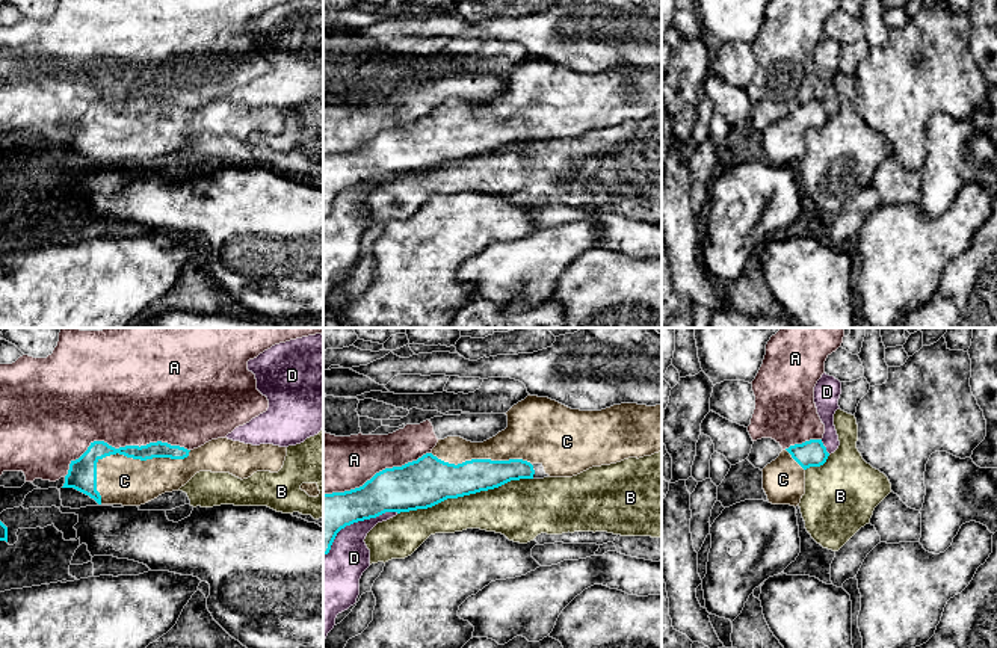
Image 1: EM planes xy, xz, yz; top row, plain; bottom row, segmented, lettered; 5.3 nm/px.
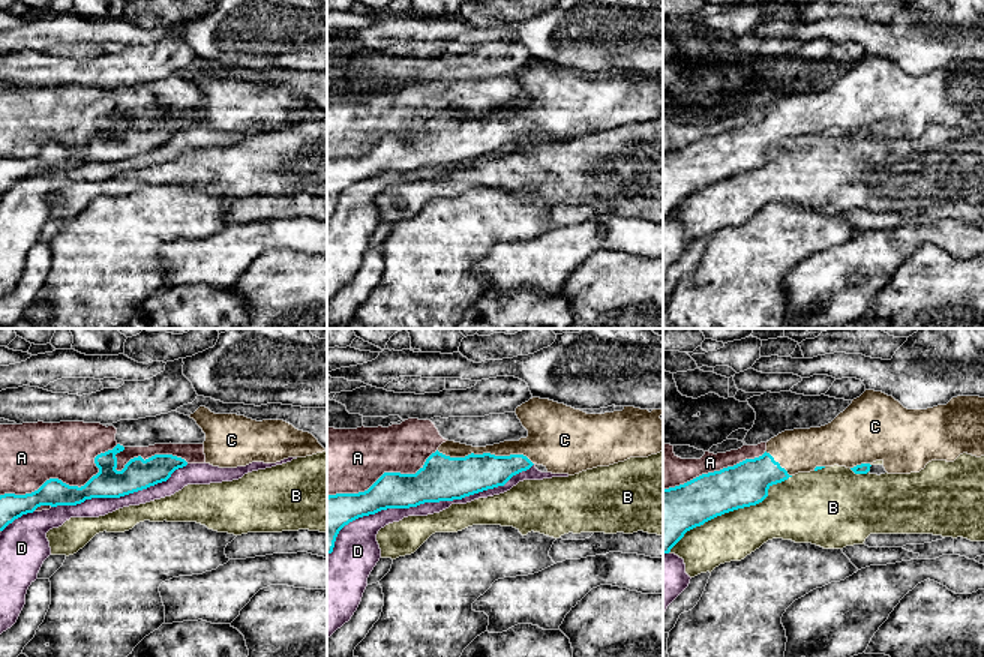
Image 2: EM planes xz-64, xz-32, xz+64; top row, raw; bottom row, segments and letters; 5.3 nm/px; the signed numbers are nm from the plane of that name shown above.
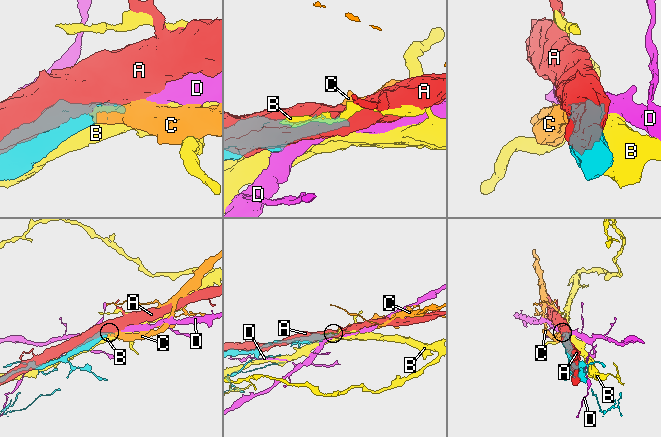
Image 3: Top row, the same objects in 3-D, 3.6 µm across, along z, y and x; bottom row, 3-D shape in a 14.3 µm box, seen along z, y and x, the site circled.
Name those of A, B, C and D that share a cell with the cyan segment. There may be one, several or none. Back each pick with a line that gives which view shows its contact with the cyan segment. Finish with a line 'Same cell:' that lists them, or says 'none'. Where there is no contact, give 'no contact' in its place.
C: meets cyan in xy
Same cell: C

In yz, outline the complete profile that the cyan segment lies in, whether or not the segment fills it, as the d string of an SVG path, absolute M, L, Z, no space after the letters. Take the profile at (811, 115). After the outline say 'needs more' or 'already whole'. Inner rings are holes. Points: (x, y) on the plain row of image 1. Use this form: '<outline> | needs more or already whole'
M810 101L782 112L761 131L769 165L799 168L805 156L805 131L823 127L828 118L822 101Z | needs more

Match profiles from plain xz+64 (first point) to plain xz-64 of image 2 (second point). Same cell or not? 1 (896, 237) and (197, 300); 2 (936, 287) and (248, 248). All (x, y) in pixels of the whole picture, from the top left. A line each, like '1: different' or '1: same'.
1: different
2: different

